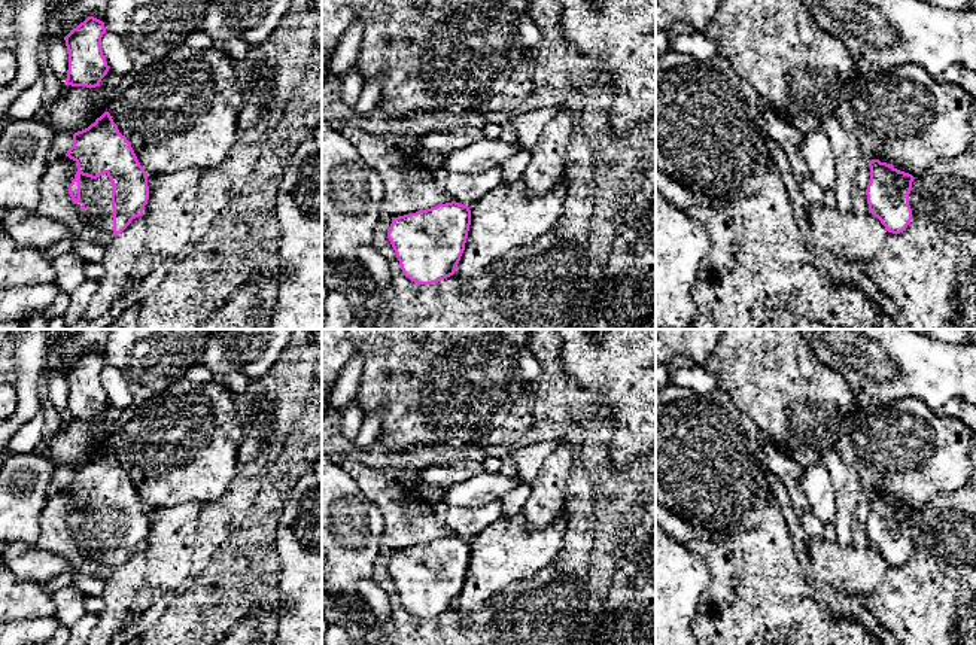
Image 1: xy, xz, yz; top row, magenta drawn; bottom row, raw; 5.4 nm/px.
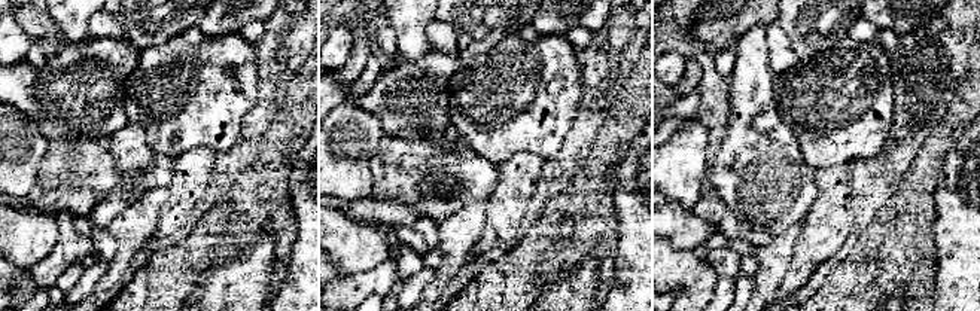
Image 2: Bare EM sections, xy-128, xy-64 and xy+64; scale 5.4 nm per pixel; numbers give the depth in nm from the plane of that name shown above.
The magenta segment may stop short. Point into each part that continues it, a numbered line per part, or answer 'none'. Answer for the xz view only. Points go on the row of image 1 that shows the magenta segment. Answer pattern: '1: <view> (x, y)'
none

